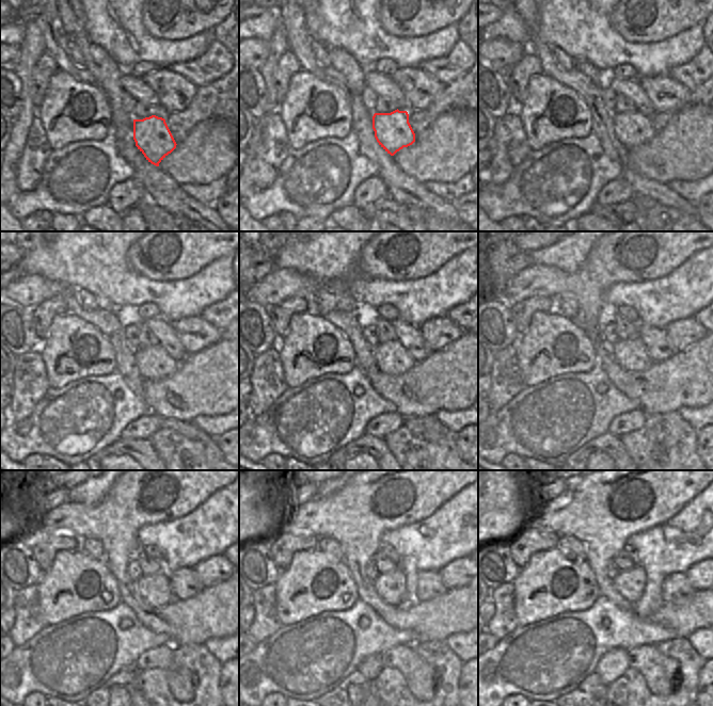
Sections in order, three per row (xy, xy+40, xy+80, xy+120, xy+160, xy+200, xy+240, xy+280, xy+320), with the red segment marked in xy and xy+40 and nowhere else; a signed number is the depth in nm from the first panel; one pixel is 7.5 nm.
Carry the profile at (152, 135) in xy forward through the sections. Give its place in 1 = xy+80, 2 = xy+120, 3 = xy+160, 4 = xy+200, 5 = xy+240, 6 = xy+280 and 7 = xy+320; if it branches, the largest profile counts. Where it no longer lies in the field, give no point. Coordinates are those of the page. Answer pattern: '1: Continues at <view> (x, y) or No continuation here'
1: Continues at xy+80 (633, 128)
2: Continues at xy+120 (154, 363)
3: Continues at xy+160 (392, 358)
4: Continues at xy+200 (631, 354)
5: Continues at xy+240 (155, 590)
6: Continues at xy+280 (392, 588)
7: Continues at xy+320 (630, 583).

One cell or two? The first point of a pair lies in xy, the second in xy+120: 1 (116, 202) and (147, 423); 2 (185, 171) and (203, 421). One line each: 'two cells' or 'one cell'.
1: one cell
2: two cells

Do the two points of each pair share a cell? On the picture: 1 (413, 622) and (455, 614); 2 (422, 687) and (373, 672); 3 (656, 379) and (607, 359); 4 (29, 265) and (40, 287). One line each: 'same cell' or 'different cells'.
1: same cell
2: different cells
3: same cell
4: different cells

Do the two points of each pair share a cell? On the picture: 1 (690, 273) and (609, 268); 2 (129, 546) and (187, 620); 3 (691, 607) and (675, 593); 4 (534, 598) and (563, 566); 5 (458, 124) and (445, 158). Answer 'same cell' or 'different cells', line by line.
1: different cells
2: same cell
3: different cells
4: same cell
5: same cell

